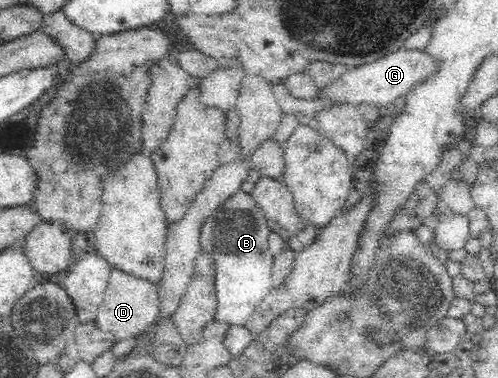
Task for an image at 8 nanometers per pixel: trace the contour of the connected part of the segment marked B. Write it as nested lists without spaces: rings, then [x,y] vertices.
[[[239,191],[231,201],[223,203],[211,218],[203,223],[201,247],[211,252],[215,260],[217,313],[215,321],[227,326],[246,326],[257,306],[272,288],[273,254],[268,247],[270,228],[264,212],[255,204],[250,193]]]

